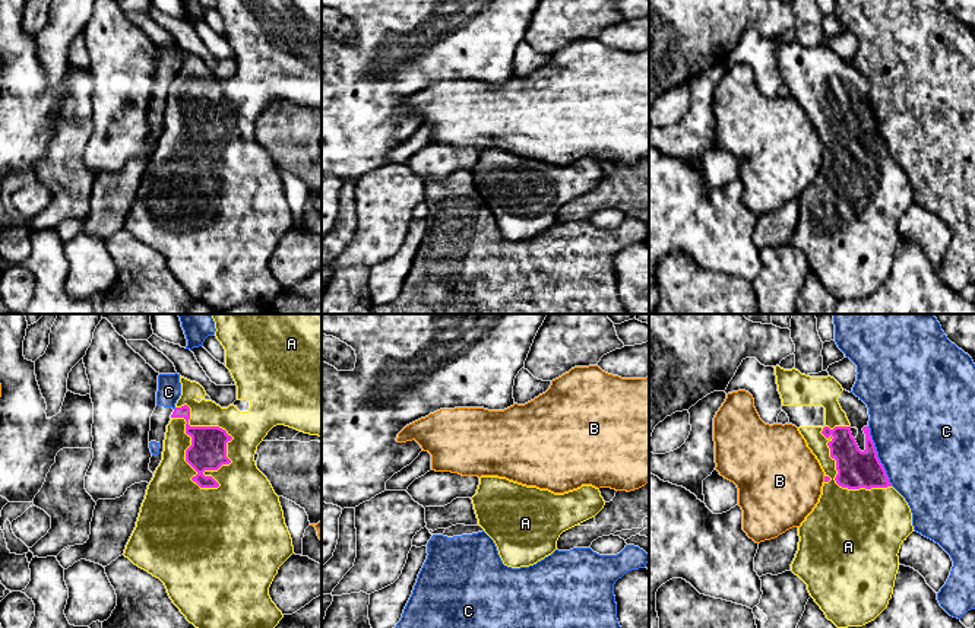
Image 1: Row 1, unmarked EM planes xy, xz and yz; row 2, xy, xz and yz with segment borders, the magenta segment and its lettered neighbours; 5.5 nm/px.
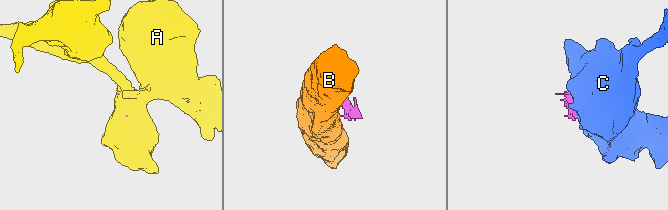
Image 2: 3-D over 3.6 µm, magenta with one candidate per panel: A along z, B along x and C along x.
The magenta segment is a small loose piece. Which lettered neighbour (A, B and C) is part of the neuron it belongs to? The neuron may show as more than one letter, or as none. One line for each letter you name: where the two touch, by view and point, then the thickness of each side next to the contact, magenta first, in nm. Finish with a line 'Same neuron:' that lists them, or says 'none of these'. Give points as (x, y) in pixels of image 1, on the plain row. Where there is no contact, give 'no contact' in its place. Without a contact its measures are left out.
A: meets magenta in xy at (186, 123); 200 nm thick on the magenta side, 260 nm on the other
Same neuron: A

